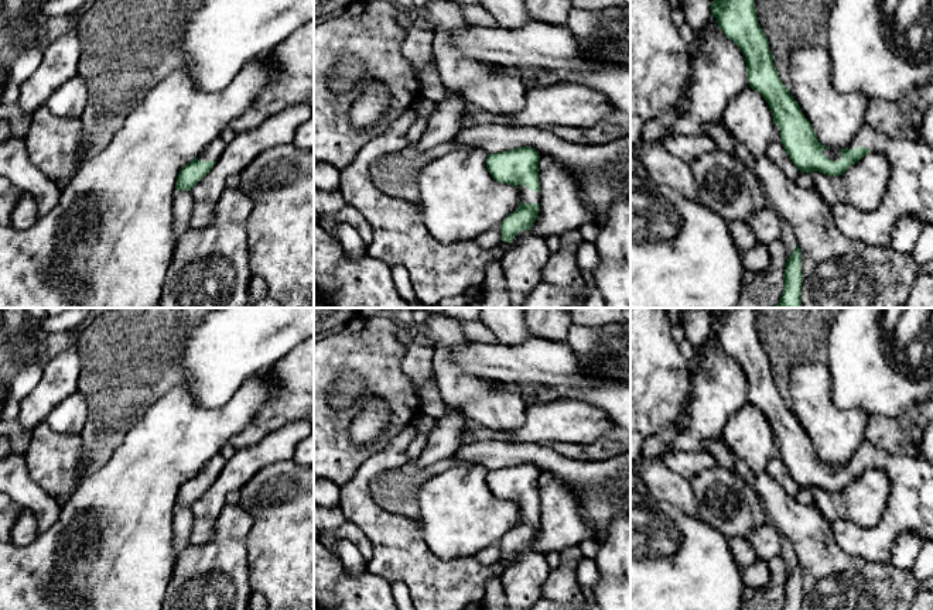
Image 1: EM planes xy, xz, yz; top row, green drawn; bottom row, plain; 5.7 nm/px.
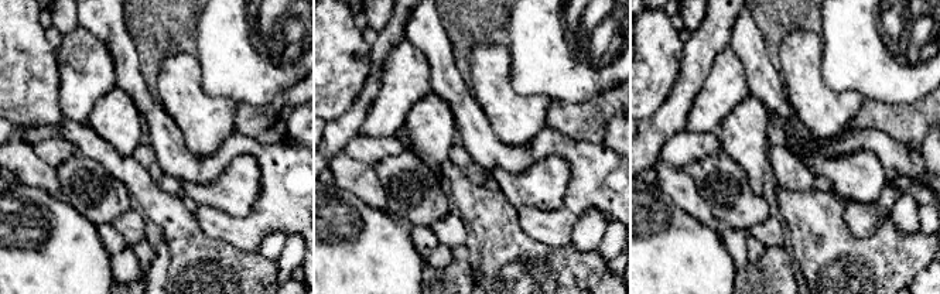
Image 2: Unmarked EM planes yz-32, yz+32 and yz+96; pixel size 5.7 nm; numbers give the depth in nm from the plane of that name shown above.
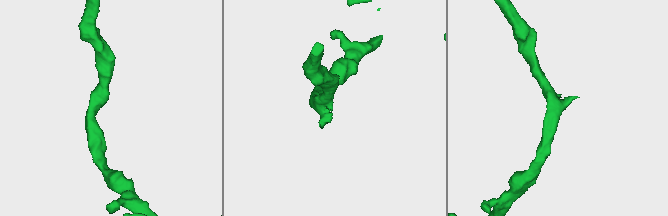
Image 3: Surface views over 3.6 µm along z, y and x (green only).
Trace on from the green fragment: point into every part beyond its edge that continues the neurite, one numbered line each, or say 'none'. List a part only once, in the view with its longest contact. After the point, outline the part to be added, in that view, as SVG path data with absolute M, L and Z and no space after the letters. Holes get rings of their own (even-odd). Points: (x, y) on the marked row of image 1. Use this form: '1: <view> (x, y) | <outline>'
1: yz (834, 154) | M830 148L830 150L824 150L823 154L831 161L840 161L841 160L841 150L843 148Z

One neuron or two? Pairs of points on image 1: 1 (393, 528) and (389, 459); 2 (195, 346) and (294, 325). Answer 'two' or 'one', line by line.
1: one
2: one

